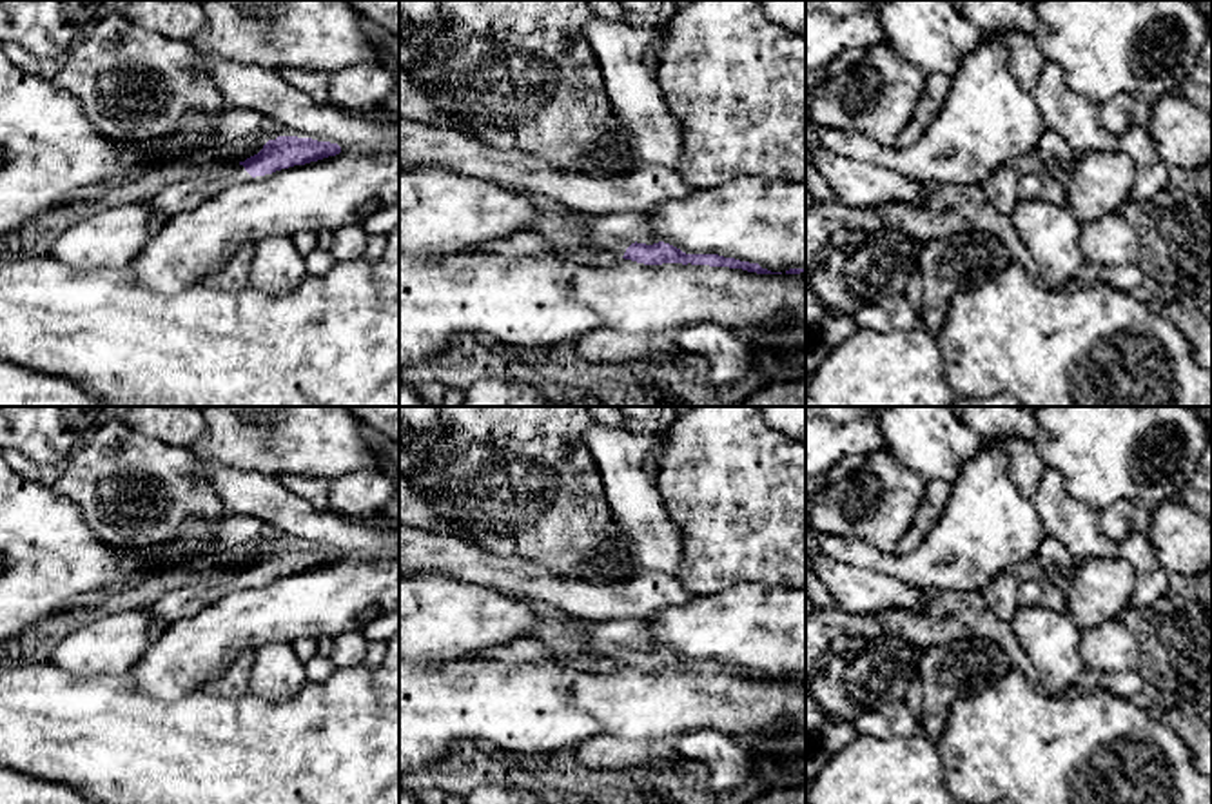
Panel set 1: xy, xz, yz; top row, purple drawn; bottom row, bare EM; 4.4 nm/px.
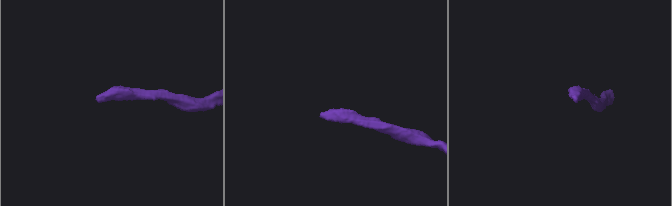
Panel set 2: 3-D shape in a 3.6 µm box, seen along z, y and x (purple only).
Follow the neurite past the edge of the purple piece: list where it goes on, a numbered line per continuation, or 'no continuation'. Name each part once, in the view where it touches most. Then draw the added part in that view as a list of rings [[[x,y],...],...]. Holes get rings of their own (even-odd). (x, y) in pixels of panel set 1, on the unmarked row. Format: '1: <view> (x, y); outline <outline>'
1: xz (614, 639); outline [[[621,619],[621,621],[604,621],[577,626],[572,632],[572,637],[577,637],[584,642],[584,652],[608,657],[615,662],[624,662],[626,655],[650,642],[650,632],[646,621]]]

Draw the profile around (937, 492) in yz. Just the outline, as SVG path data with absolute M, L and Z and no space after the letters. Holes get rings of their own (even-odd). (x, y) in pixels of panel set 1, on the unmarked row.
M943 479L925 481L925 497L920 503L909 530L904 534L893 554L904 557L916 550L916 546L925 539L925 535L940 519L942 512L945 510L949 495L951 483Z

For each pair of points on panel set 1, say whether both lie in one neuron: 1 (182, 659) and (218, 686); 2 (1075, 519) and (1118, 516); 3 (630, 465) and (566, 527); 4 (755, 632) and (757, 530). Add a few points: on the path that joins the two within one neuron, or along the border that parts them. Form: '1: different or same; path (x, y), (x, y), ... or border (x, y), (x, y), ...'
1: different; border (242, 652), (205, 686)
2: different; border (1096, 512), (1100, 530), (1116, 543)
3: different; border (588, 451), (614, 519)
4: different; border (786, 585), (735, 583), (713, 594)

